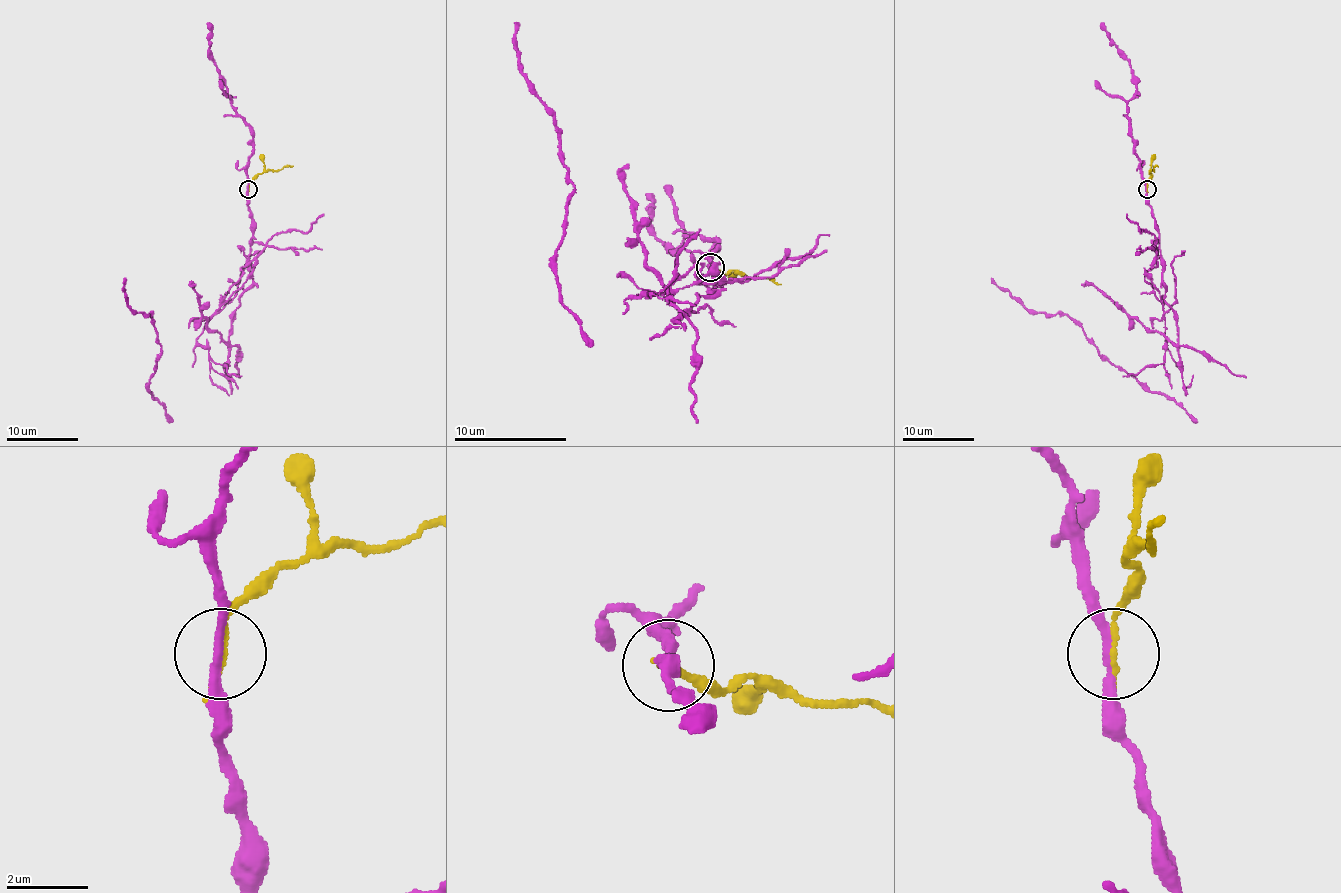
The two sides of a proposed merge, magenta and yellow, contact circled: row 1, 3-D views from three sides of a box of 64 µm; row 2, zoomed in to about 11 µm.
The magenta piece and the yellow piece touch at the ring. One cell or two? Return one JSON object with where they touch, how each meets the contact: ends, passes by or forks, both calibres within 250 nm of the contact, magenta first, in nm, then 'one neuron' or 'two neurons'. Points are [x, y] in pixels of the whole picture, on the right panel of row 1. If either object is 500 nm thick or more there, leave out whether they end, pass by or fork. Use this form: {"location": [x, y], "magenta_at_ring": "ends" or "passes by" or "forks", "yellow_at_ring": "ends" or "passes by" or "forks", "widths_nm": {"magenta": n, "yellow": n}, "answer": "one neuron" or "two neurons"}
{"location": [1147, 189], "magenta_at_ring": "passes by", "yellow_at_ring": "ends", "widths_nm": {"magenta": 200, "yellow": 170}, "answer": "two neurons"}

